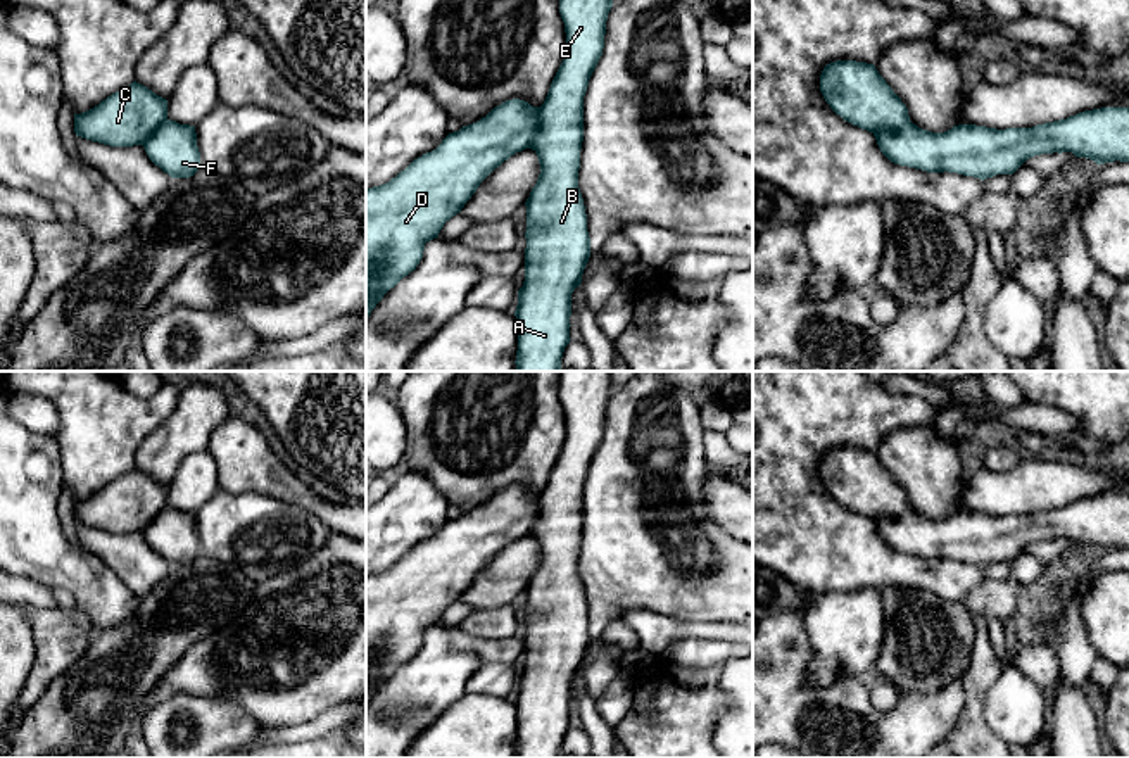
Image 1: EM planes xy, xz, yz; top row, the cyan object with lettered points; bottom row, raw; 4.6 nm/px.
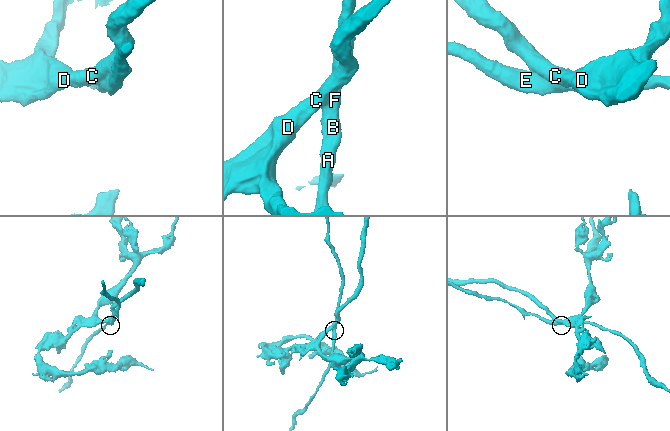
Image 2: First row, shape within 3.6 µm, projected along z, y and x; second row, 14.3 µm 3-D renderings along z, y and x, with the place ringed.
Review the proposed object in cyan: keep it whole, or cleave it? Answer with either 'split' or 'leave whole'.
leave whole

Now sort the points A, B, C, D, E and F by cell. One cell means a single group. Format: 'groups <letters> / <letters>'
groups A B C D E F

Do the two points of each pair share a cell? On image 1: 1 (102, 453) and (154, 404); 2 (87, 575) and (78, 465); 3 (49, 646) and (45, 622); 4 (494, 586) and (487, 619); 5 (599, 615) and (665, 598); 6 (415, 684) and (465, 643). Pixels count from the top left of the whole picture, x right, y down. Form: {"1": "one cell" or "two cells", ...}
{"1": "one cell", "2": "two cells", "3": "one cell", "4": "two cells", "5": "one cell", "6": "two cells"}

